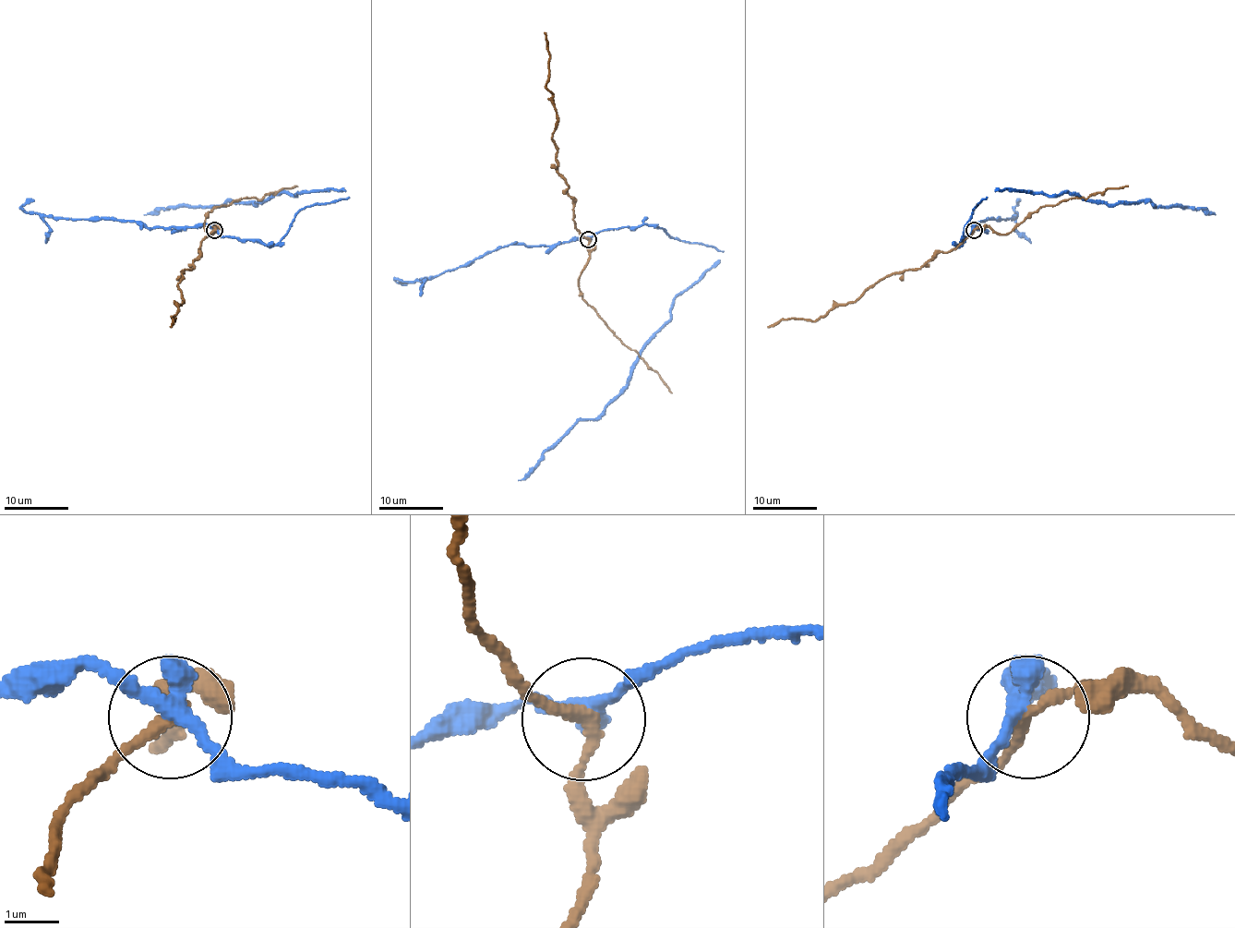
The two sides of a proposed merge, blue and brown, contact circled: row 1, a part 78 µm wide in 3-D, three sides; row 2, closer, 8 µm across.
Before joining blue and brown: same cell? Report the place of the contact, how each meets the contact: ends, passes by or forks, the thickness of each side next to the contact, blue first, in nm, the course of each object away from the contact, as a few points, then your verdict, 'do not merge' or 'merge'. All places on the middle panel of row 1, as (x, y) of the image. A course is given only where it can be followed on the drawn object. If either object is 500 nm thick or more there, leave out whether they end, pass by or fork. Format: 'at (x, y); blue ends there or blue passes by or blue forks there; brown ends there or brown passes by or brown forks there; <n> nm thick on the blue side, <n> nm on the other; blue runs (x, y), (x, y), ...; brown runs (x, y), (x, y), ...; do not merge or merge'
at (588, 239); blue passes by; brown passes by; 320 nm thick on the blue side, 200 nm on the other; blue runs (588, 237), (650, 224), (723, 252), (677, 295), (670, 319), (605, 411), (580, 419), (519, 480); brown runs (588, 239), (575, 226), (573, 200), (557, 171), (552, 138), (557, 113), (545, 87), (549, 53), (545, 32); do not merge

